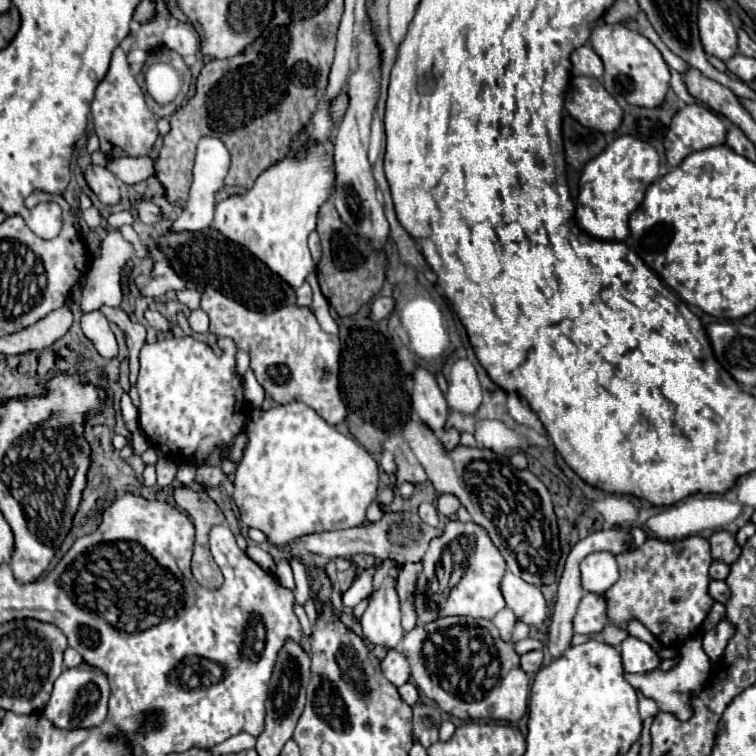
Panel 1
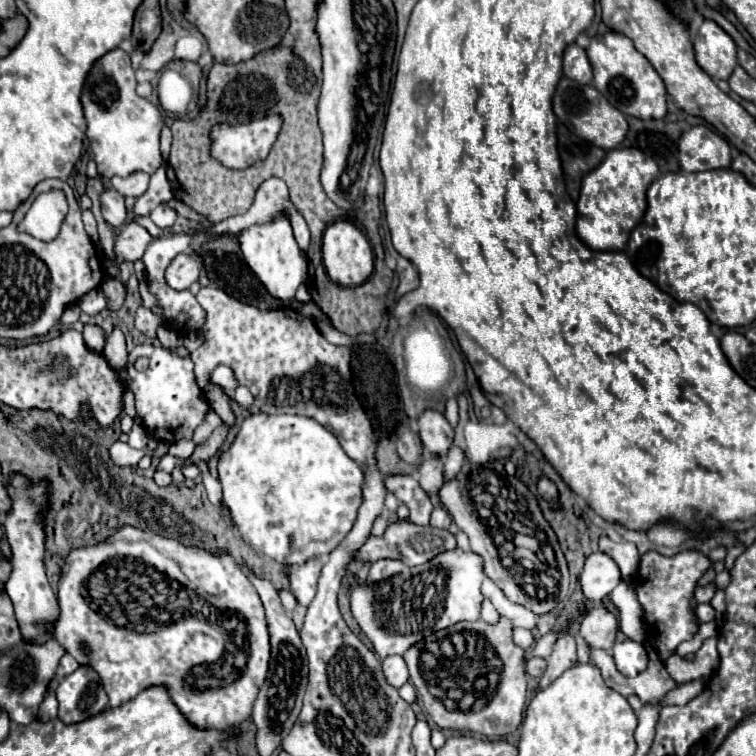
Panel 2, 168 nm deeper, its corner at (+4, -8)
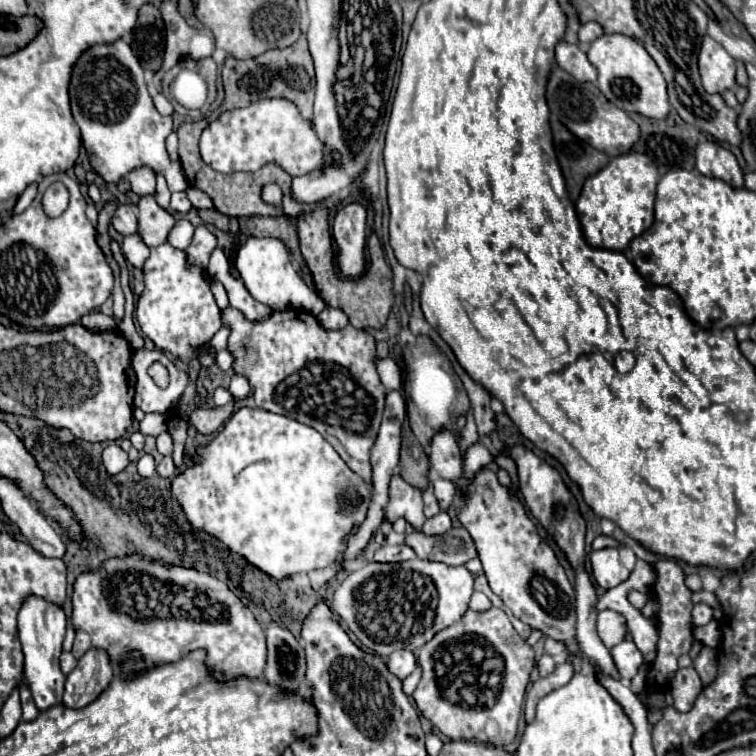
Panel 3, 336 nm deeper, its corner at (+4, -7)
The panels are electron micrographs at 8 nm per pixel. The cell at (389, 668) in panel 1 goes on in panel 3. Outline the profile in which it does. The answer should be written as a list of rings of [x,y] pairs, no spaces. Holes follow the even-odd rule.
[[[394,651],[388,659],[386,659],[386,665],[390,667],[390,673],[396,675],[398,679],[406,679],[414,667],[416,667],[416,657],[412,655],[412,651]]]

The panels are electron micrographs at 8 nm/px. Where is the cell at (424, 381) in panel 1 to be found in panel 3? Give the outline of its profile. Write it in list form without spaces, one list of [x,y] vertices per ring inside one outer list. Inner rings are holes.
[[[454,429],[438,431],[430,441],[430,465],[444,479],[460,479],[462,477],[462,455],[456,443]]]

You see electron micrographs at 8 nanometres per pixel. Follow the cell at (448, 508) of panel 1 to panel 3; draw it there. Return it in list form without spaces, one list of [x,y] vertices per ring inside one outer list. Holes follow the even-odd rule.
[[[440,511],[440,513],[434,515],[434,517],[430,517],[430,519],[424,523],[424,527],[422,527],[422,531],[428,533],[428,535],[442,535],[442,533],[446,533],[448,529],[450,529],[450,517],[448,517],[448,513],[444,513],[444,511]]]

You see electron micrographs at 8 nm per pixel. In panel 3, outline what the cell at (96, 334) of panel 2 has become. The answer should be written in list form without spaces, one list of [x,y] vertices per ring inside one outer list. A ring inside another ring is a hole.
[[[88,313],[88,315],[84,315],[84,317],[82,317],[82,325],[84,325],[86,329],[94,331],[94,333],[118,329],[118,323],[116,323],[112,317],[104,315],[104,313]]]

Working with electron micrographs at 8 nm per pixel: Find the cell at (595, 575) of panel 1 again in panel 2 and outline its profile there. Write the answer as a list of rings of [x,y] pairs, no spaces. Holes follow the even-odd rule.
[[[594,552],[586,558],[584,570],[580,574],[582,592],[588,600],[604,600],[622,582],[618,564],[604,552]]]

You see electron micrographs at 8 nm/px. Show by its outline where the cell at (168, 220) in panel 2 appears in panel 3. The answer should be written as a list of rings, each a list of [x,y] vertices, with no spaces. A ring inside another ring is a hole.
[[[180,191],[180,193],[172,193],[172,199],[170,199],[170,213],[176,213],[176,215],[186,215],[190,209],[192,209],[192,203],[188,201],[186,197],[186,191]]]

